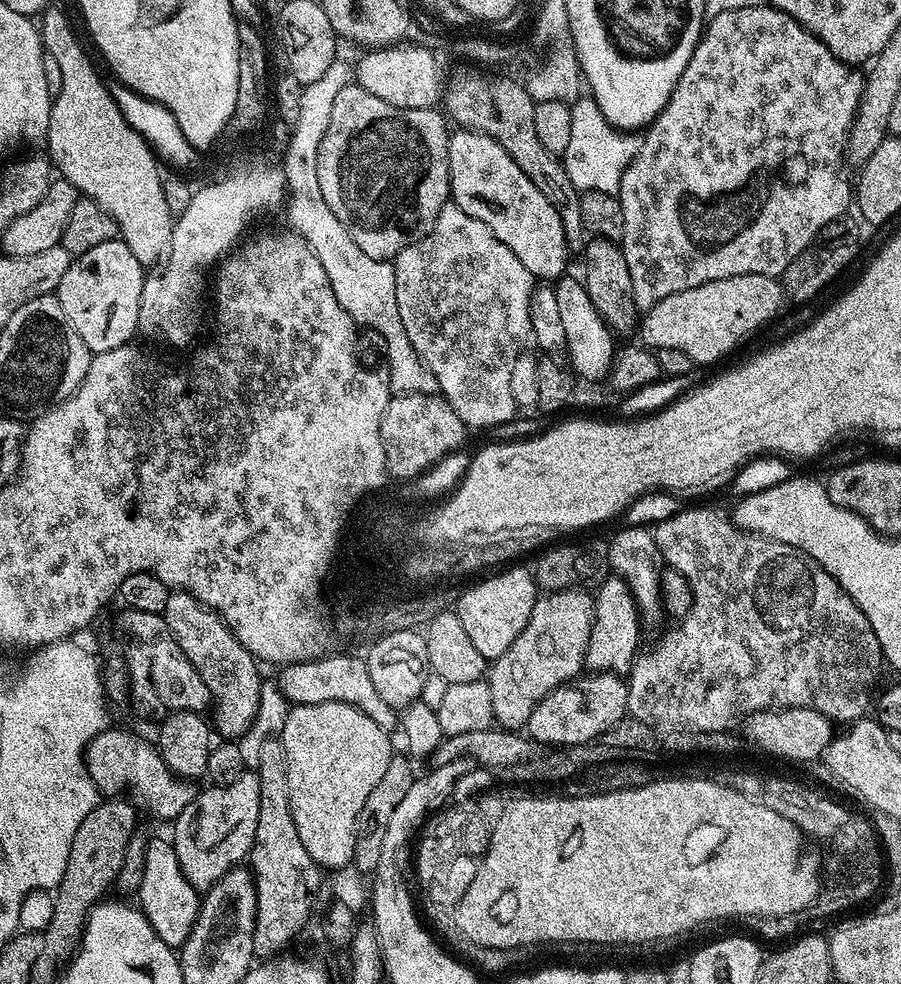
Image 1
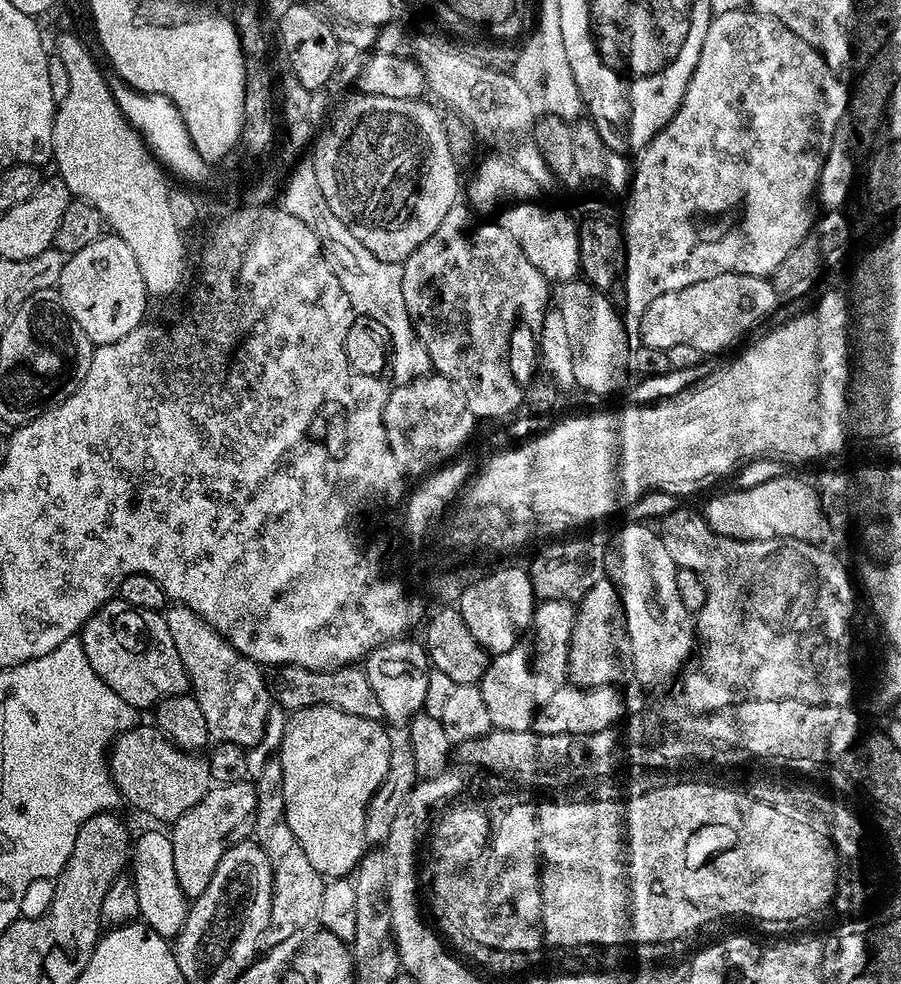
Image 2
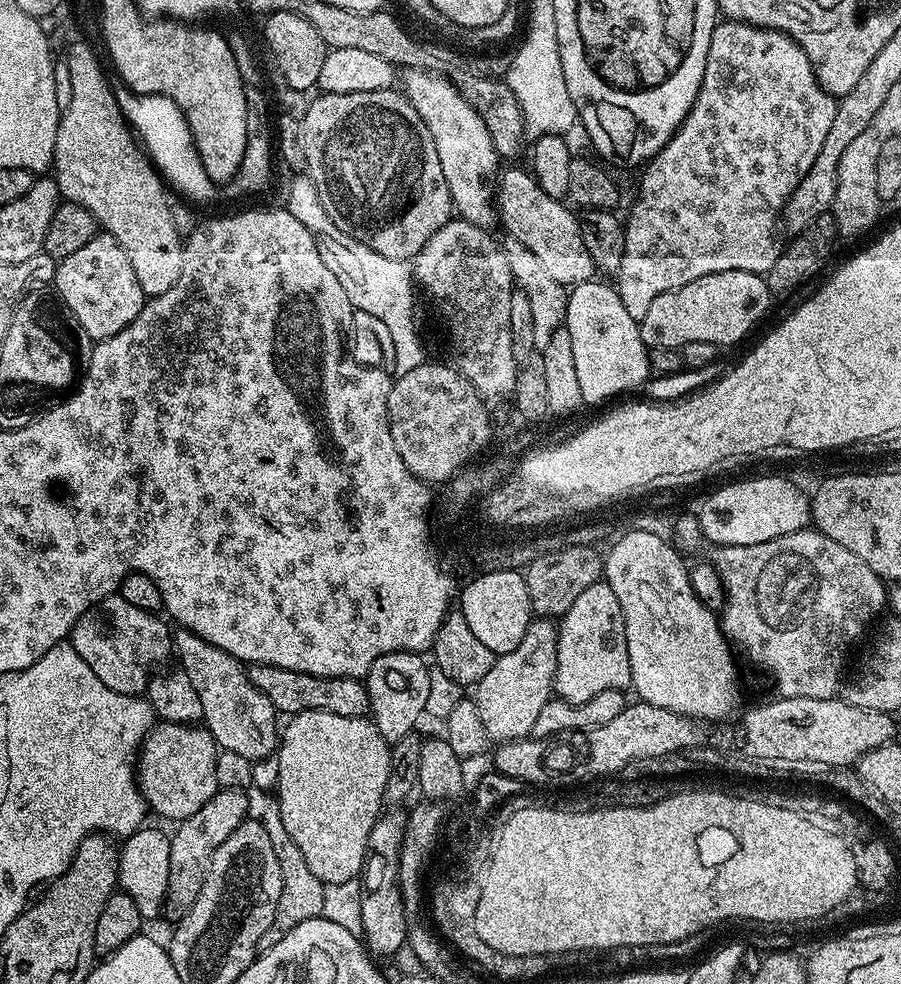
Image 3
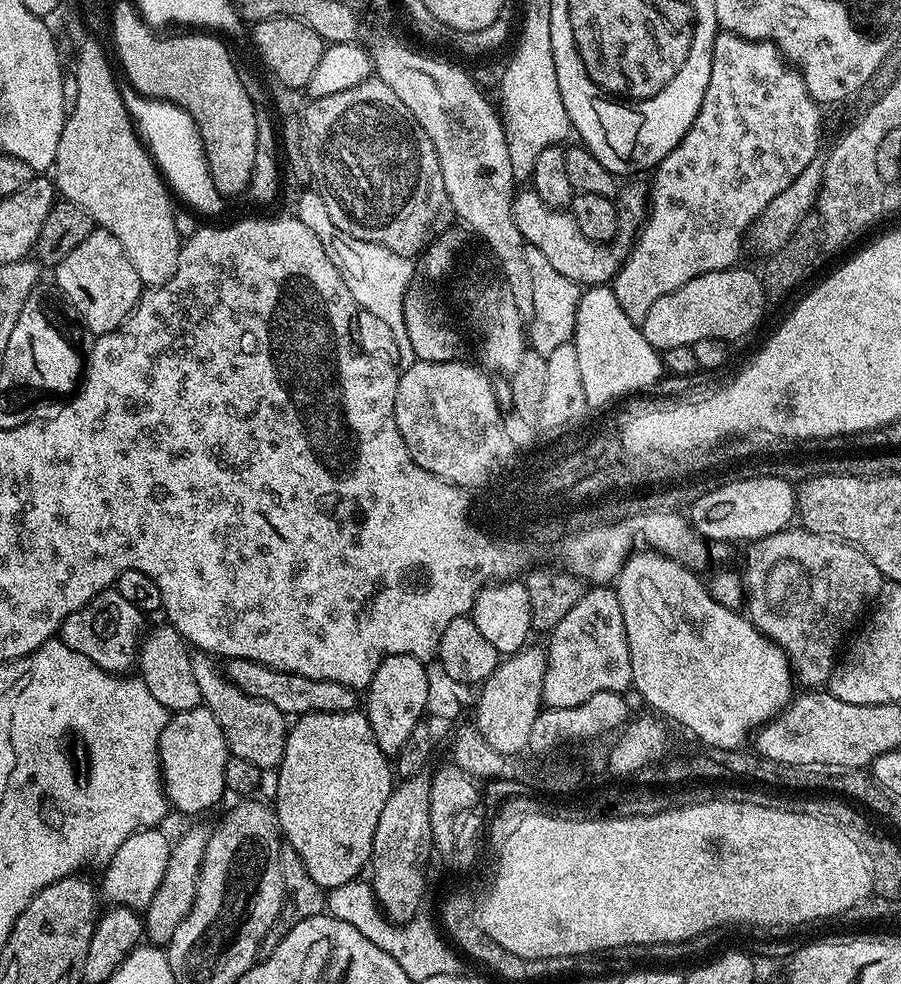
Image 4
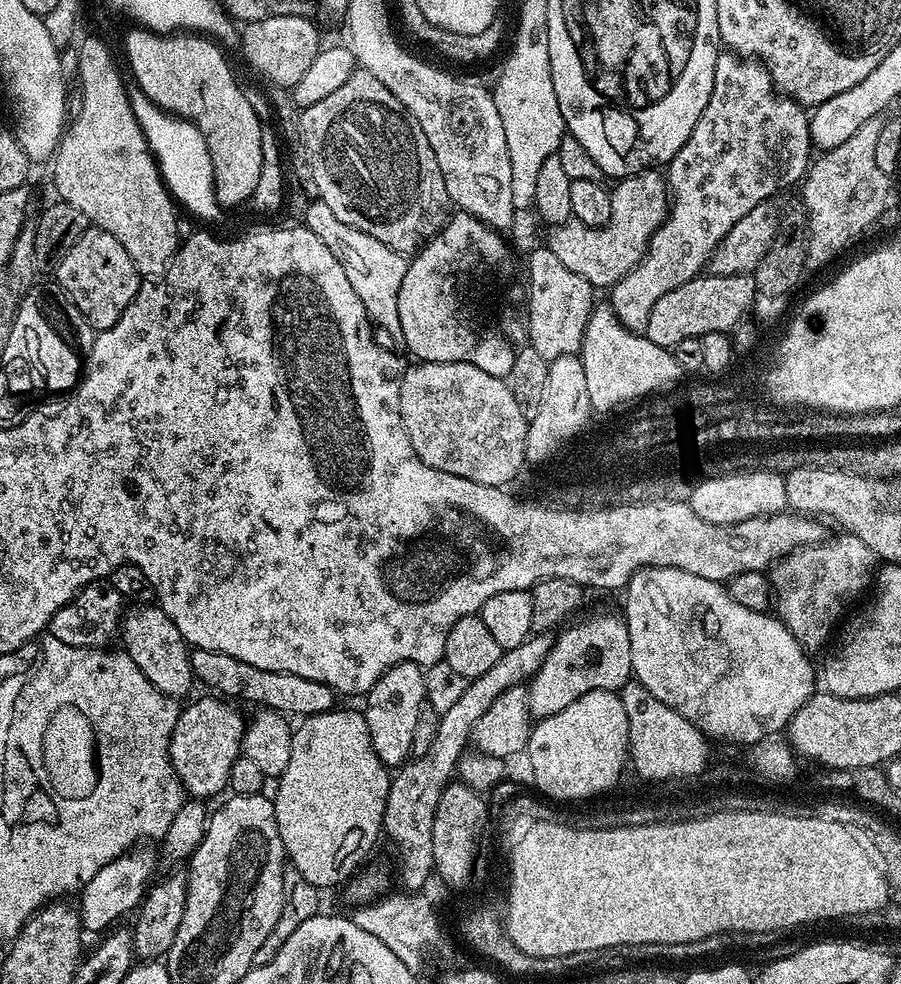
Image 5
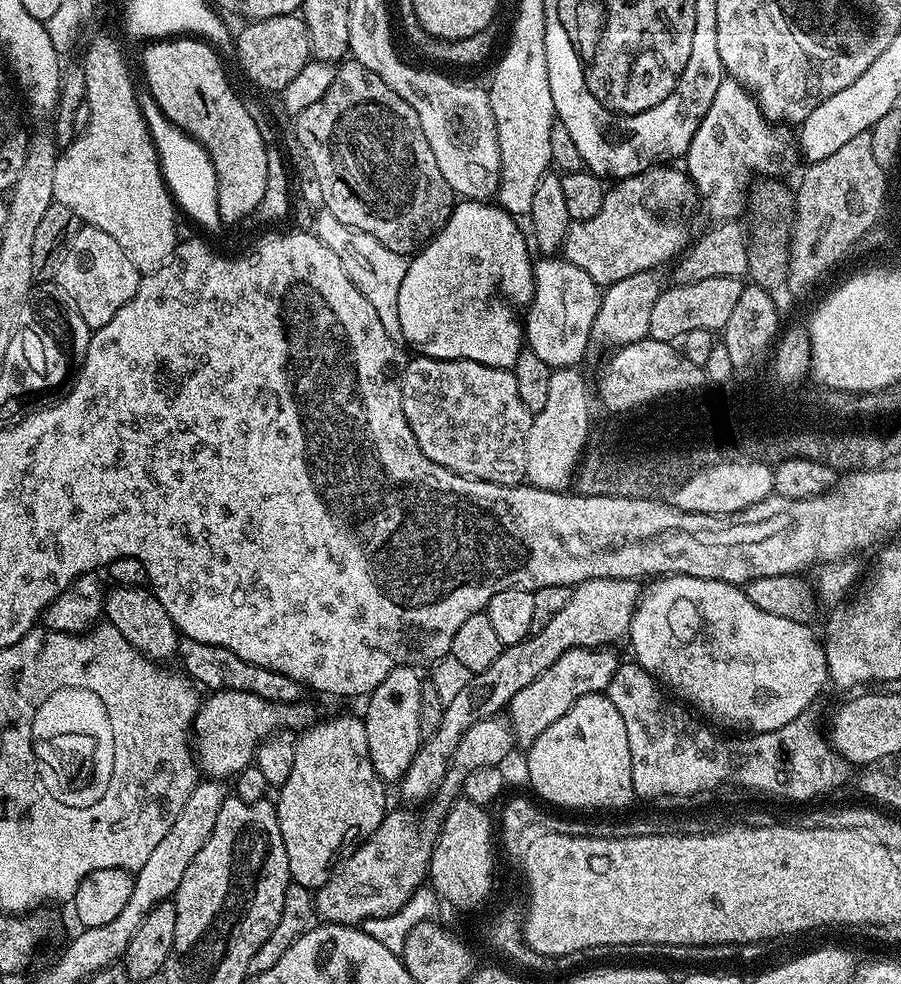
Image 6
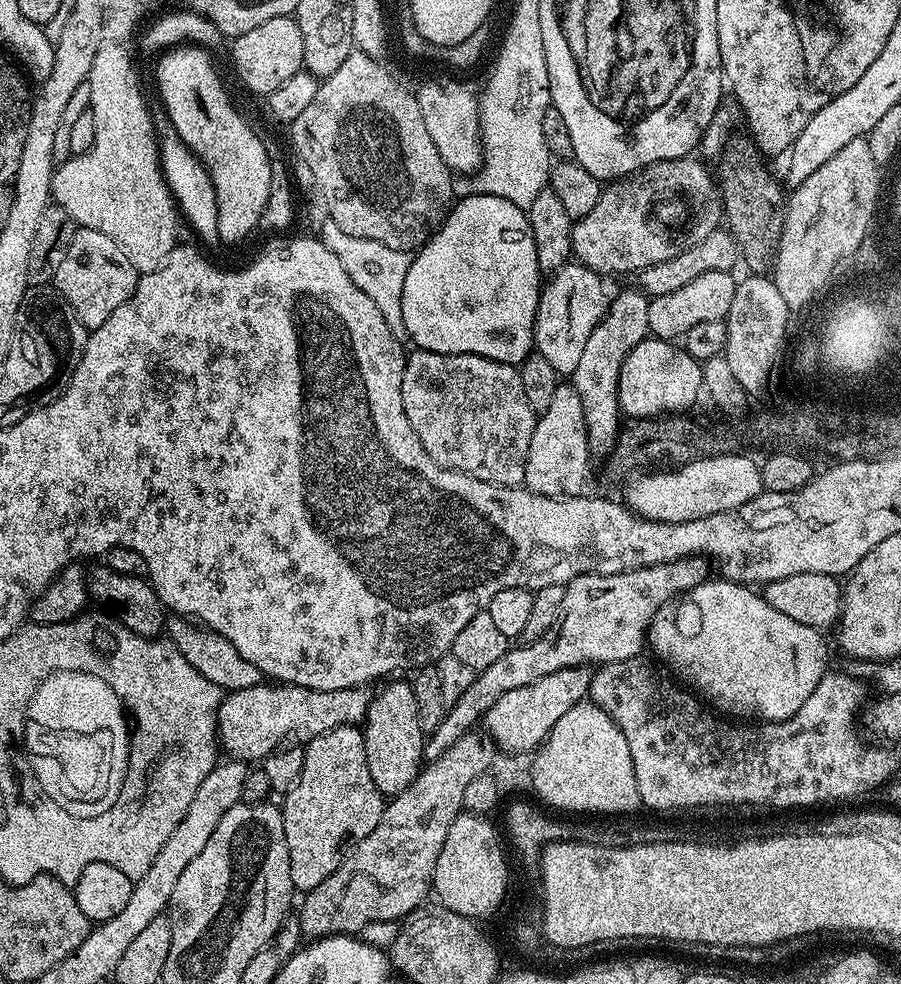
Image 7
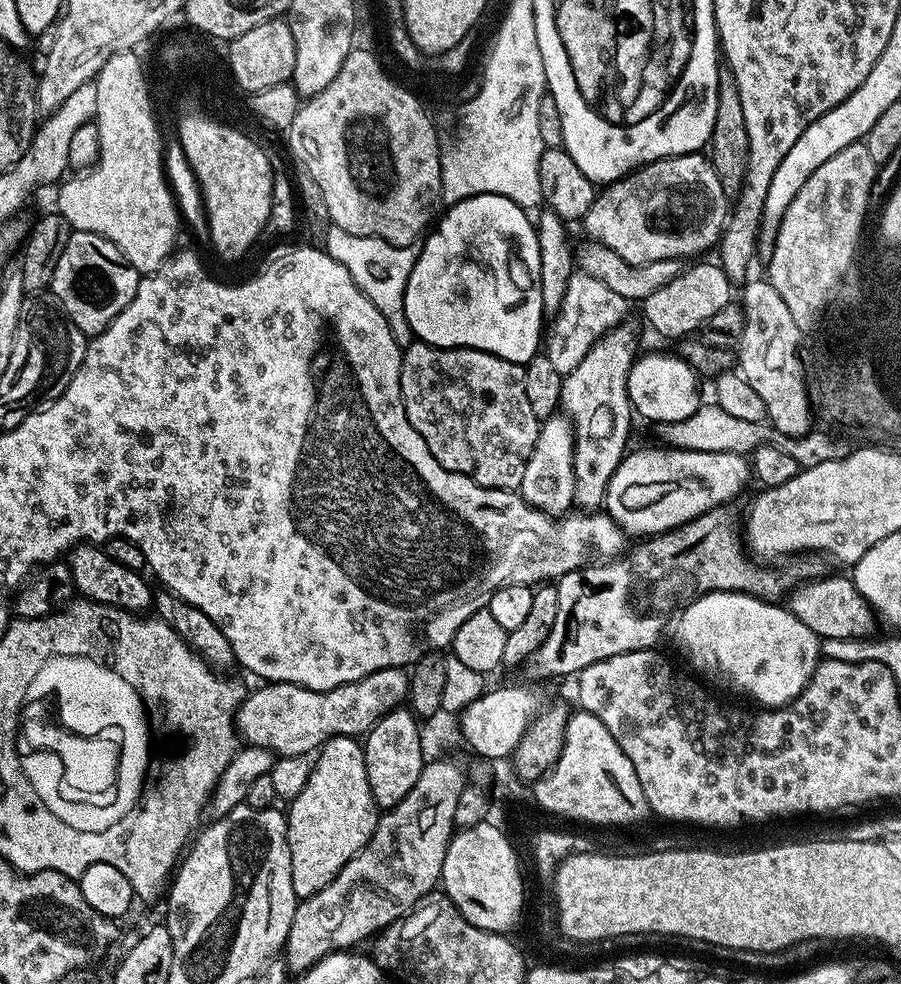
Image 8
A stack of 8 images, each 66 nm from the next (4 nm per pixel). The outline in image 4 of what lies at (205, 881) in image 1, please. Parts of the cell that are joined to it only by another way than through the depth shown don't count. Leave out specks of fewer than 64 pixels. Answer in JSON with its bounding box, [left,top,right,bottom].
[142,824,212,946]

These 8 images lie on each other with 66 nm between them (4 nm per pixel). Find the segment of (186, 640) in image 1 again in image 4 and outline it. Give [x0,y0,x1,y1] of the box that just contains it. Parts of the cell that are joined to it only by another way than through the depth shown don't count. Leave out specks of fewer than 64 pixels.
[192,651,290,770]

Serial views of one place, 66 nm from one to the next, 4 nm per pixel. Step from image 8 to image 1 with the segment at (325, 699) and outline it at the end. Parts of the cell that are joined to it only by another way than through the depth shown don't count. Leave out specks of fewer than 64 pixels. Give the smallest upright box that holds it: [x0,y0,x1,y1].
[84,726,198,822]

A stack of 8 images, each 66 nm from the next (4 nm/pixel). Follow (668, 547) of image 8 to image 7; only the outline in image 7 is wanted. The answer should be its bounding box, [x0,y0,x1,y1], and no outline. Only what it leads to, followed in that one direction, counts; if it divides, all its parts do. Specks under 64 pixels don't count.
[424,558,709,762]

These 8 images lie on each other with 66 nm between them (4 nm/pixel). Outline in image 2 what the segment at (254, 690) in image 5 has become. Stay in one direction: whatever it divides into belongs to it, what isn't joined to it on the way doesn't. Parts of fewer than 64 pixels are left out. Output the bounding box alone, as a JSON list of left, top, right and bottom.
[270,664,383,721]

